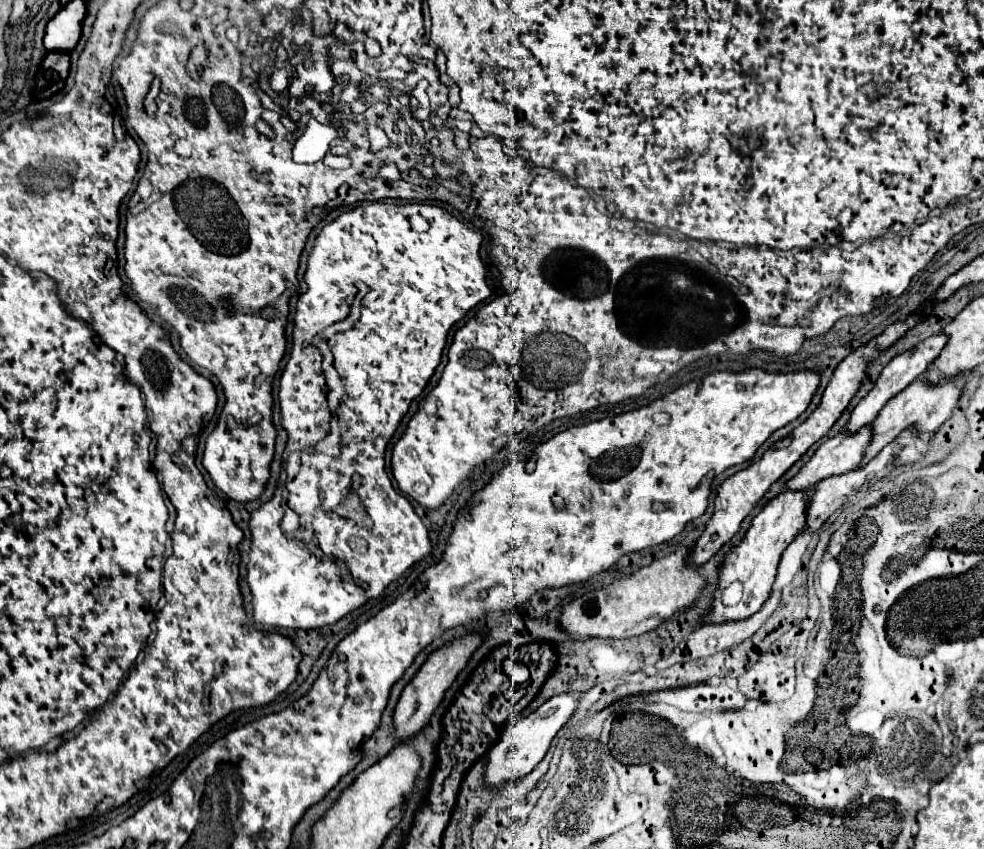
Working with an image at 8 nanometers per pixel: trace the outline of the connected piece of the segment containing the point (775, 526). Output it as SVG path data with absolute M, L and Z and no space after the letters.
M785 490L785 492L777 494L773 500L769 500L767 506L761 510L761 514L757 514L753 518L753 524L747 530L741 544L725 556L725 564L723 564L721 576L719 576L719 590L727 588L733 582L741 582L743 584L743 596L741 596L739 604L725 606L725 604L721 604L721 596L719 596L719 590L717 590L713 610L705 618L705 622L711 624L711 622L741 620L741 618L755 614L763 606L763 602L771 594L771 586L775 582L775 574L777 574L781 554L793 542L793 538L805 528L809 496L811 496L811 490Z

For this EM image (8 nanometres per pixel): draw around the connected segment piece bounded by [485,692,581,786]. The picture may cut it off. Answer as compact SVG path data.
M563 692L557 694L553 698L549 698L543 706L539 706L535 712L531 712L527 718L521 718L517 722L513 722L511 726L507 726L499 740L493 744L493 748L487 754L487 768L485 768L485 782L487 784L505 784L505 782L513 782L513 780L521 780L523 776L527 776L547 754L551 740L555 738L555 734L573 718L573 714L577 712L579 706L579 698L581 694L575 692Z

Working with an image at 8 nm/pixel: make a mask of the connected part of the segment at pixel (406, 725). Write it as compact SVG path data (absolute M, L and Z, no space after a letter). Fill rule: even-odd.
M469 634L469 636L463 636L463 638L455 640L449 646L443 646L441 650L433 652L427 658L427 662L421 666L421 670L415 674L415 678L405 686L405 690L401 692L401 698L397 702L395 714L393 714L393 730L395 730L395 736L401 742L419 734L425 728L425 724L431 720L433 712L439 708L439 704L443 700L443 694L451 688L457 674L467 666L471 654L481 644L481 640L483 638L479 634Z

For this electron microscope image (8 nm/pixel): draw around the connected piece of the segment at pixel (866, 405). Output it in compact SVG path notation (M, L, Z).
M939 332L939 334L929 336L927 340L919 342L913 350L907 350L907 352L895 356L895 358L883 368L883 372L881 372L881 376L877 378L873 390L871 390L871 392L869 392L857 406L855 406L855 410L851 412L851 418L849 418L849 422L847 422L845 428L847 428L849 432L855 432L855 430L859 430L861 426L873 422L873 418L877 418L879 410L881 410L881 408L883 408L895 394L899 394L899 392L901 392L903 388L907 388L913 380L917 380L921 374L927 372L929 364L933 364L933 362L939 358L939 354L941 354L941 350L945 348L947 342L949 342L949 336L945 336L943 332Z

